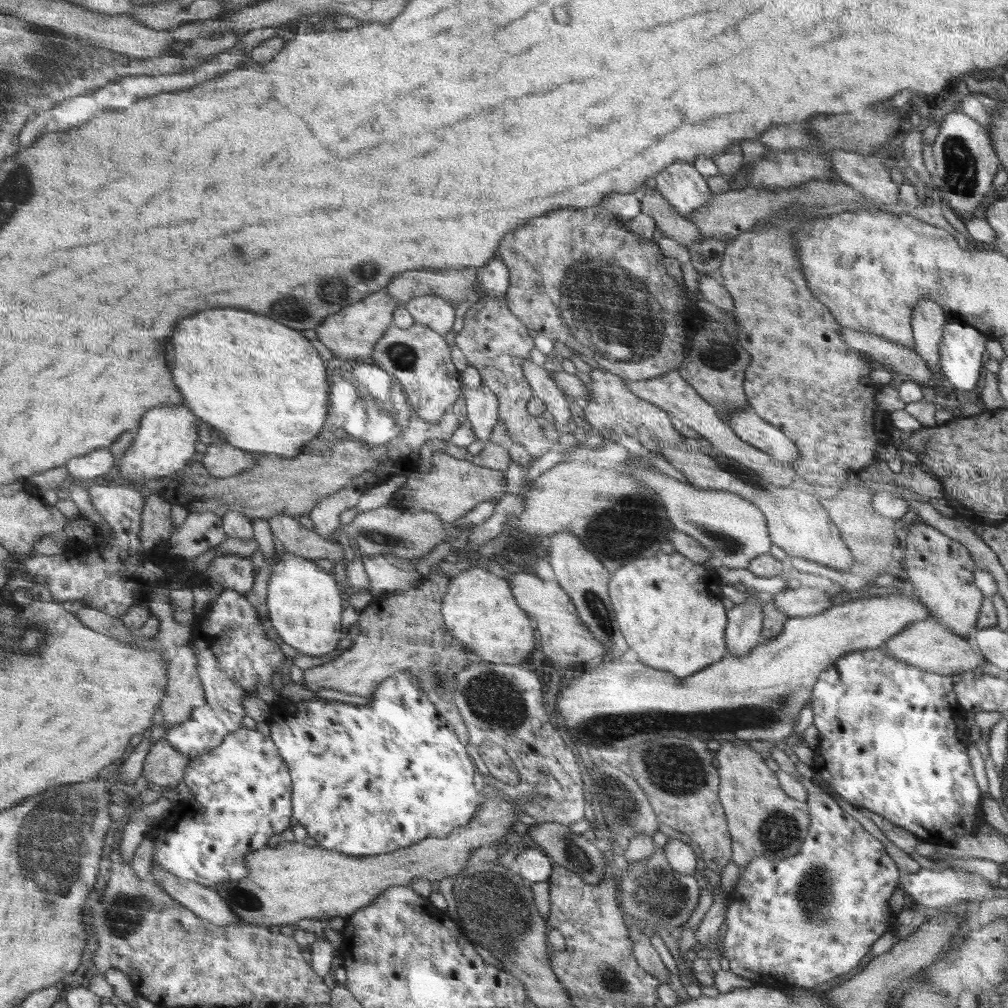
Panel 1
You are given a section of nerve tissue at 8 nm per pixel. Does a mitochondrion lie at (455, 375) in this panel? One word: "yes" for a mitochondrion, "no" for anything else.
no

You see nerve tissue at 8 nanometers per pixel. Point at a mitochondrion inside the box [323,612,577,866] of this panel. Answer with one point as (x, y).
(495, 702)

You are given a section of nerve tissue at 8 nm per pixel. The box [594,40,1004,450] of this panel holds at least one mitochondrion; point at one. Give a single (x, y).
(959, 165)

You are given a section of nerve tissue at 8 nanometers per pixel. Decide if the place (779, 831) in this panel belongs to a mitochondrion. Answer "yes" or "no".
yes

